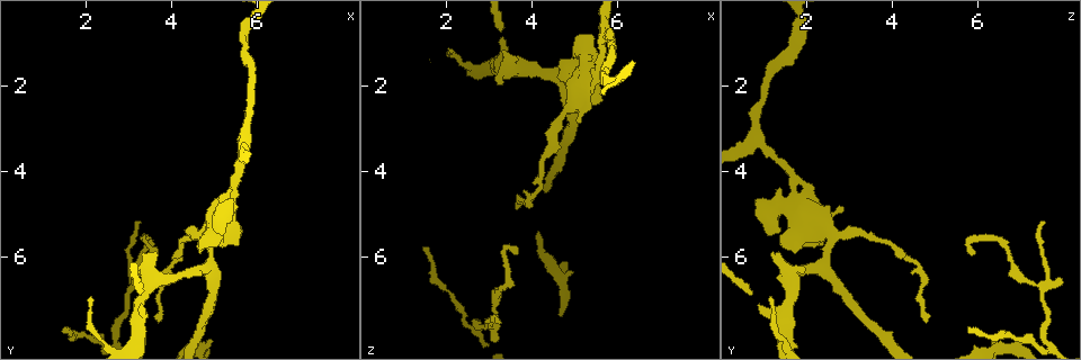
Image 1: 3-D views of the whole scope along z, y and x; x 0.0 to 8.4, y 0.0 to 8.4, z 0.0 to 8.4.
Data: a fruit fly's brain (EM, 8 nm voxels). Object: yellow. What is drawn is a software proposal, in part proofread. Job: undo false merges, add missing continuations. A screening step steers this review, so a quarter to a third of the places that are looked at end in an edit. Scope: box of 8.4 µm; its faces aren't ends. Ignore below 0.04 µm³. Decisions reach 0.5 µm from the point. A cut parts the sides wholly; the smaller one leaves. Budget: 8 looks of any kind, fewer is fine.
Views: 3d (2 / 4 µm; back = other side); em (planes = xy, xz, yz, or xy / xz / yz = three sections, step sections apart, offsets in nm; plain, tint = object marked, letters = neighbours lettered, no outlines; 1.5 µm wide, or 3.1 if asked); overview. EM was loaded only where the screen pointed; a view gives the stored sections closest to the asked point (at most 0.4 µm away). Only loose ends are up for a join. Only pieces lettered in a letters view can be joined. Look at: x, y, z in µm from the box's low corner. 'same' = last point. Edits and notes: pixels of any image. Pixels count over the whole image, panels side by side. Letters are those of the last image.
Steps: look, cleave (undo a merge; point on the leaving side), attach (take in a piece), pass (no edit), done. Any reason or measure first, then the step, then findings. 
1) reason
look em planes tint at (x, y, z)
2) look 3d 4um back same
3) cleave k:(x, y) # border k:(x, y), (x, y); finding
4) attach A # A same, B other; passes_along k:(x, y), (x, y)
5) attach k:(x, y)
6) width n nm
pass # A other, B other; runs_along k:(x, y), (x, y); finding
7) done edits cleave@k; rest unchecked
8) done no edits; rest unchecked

free end
look 3d 2um at (3.65, 5.90, 5.95)

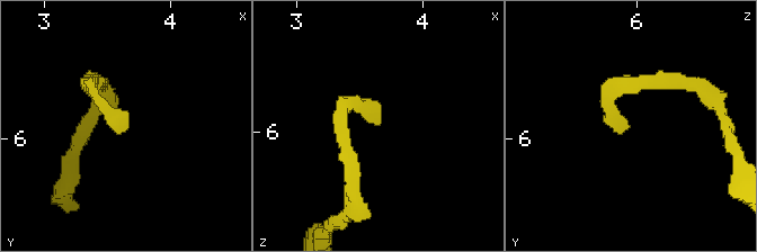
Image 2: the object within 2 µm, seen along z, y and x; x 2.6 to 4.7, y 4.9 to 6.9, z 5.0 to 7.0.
now the EM
look em planes tint at (3.66, 5.94, 5.92)

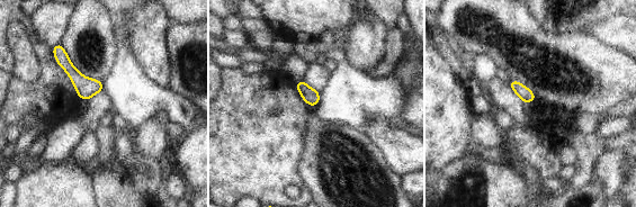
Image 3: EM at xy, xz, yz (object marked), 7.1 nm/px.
what lies round it
look em planes letters same

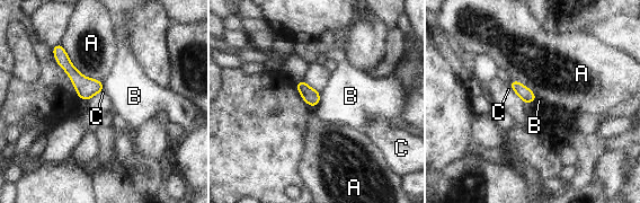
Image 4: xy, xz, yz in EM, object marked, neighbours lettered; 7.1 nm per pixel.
pass # A other, B other, C other; border 4:(320, 91), (320, 102), (318, 104); no lettered piece goes on from it

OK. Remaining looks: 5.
look em xy step 8 letters at (3.10, 6.45, 7.90)

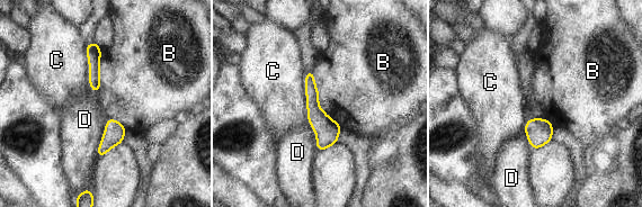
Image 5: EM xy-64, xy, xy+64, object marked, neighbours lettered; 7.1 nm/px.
another direction
look em planes letters same

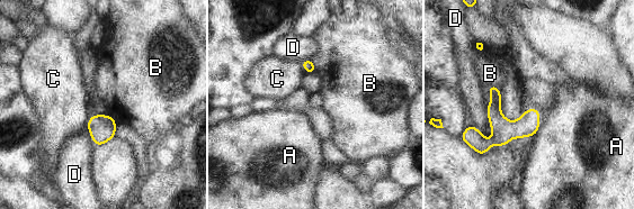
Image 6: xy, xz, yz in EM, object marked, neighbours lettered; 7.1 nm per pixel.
width 160 nm
pass # A other, B other, C other, D other; none of them fits

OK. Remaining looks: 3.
free end
look 3d 4um at (5.10, 4.80, 2.80)

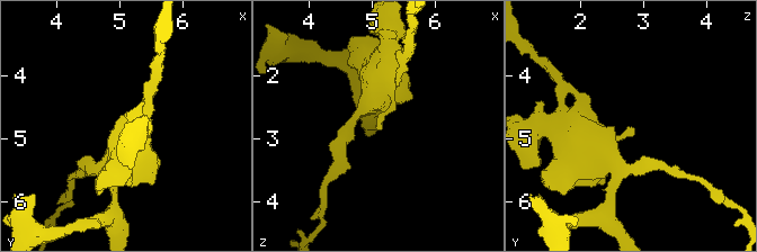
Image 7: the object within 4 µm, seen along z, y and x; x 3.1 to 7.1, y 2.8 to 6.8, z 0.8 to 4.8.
need the tissue
look em planes plain at (5.15, 4.85, 2.85)

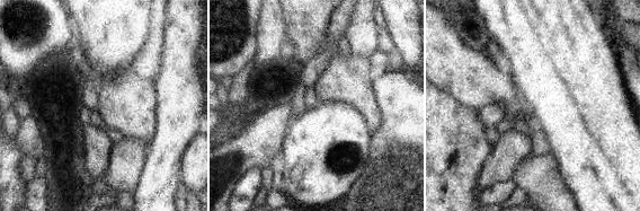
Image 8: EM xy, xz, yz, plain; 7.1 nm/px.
see the neighbours
look em planes letters same

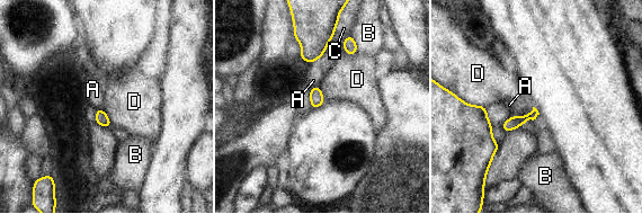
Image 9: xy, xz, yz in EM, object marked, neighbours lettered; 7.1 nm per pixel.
longest_contact D 200 nm
pass # A other, B other, C other, D other; no lettered piece goes on from it

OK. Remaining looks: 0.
done no edits; rest unchecked

